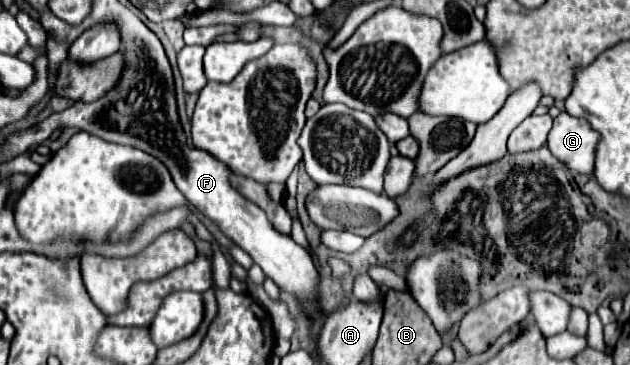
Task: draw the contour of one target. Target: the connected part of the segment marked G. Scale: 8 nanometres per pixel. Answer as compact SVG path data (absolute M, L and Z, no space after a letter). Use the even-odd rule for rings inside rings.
M561 111L553 119L547 147L569 169L575 169L579 173L593 173L597 141L599 135L591 129L587 119L571 117Z

